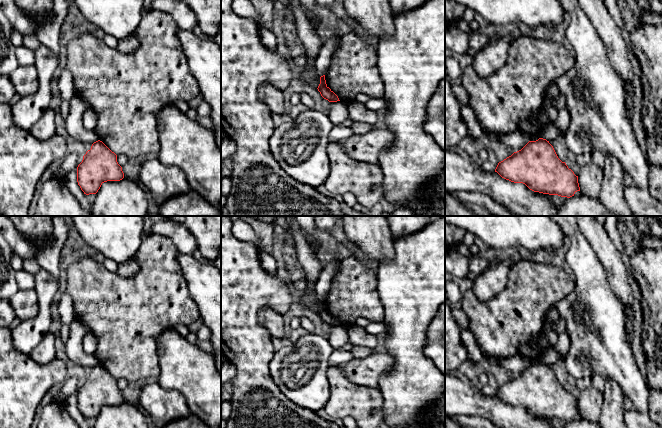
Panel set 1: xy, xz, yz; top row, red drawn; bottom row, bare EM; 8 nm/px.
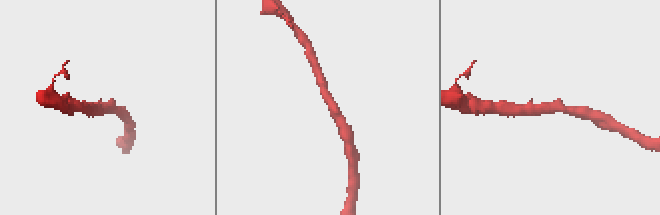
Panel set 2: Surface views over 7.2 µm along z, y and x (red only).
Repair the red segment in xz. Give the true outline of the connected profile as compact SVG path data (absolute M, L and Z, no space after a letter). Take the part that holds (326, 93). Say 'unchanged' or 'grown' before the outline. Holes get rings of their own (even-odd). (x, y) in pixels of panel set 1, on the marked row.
unchanged; M325 75L320 77L320 84L317 89L320 92L321 96L329 102L340 101L338 96L327 86Z

